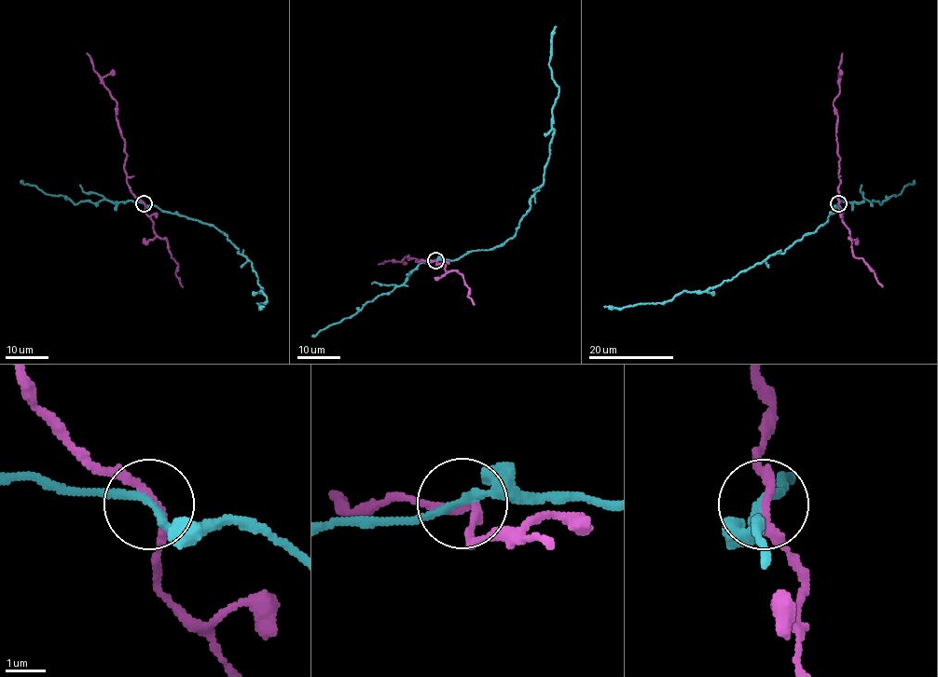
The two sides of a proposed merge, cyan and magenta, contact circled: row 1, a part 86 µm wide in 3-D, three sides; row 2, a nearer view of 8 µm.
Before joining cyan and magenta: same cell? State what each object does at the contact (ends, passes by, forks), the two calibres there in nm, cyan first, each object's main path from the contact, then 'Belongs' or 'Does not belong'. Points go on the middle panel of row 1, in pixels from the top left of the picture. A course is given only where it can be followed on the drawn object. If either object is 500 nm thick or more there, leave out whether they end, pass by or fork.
At the ring cyan passes by. At the ring magenta passes by. Thickness 190 nm (cyan) against 180 nm. Course of cyan: (435, 260), (502, 246), (543, 184), (558, 89), (549, 66), (556, 25). Course of magenta: (435, 260), (418, 262), (417, 259), (407, 259), (408, 255), (401, 261), (388, 260), (378, 264). Does not belong

